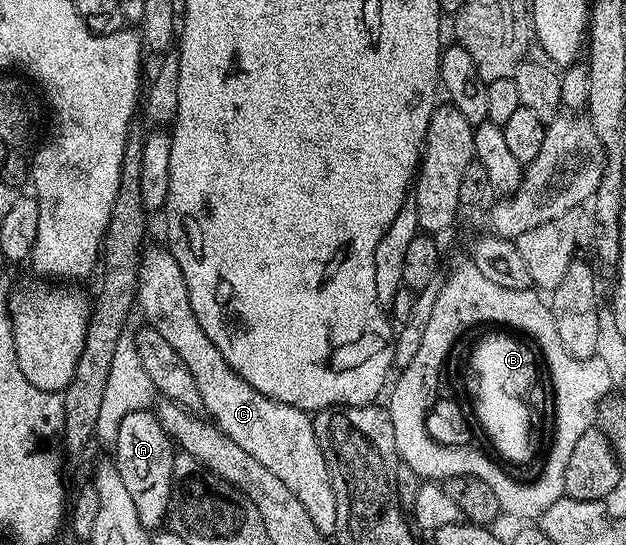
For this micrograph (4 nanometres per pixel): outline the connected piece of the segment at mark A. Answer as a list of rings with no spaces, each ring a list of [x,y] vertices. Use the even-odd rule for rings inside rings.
[[[146,409],[127,413],[127,417],[119,421],[116,451],[117,472],[119,477],[123,477],[123,486],[131,493],[131,501],[135,501],[139,521],[150,529],[160,528],[166,522],[169,513],[169,498],[173,492],[173,457],[175,454],[173,440],[159,425],[156,414]]]

